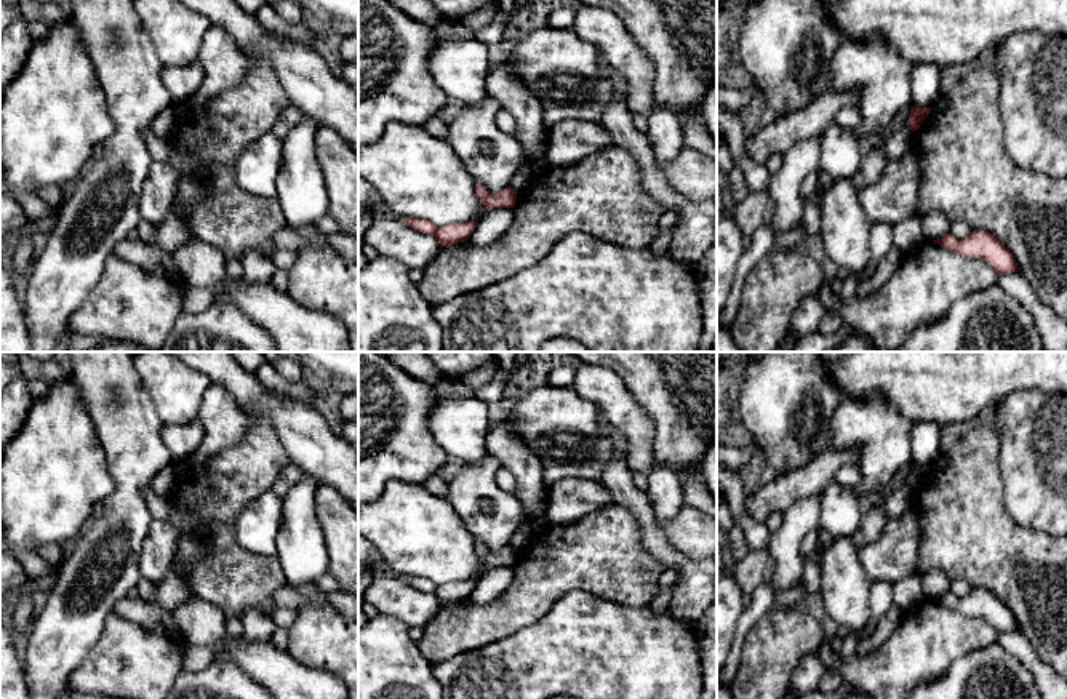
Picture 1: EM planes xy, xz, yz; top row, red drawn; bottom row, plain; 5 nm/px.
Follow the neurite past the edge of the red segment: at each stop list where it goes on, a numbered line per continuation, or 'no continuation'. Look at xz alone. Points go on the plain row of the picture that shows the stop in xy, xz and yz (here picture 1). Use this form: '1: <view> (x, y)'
no continuation

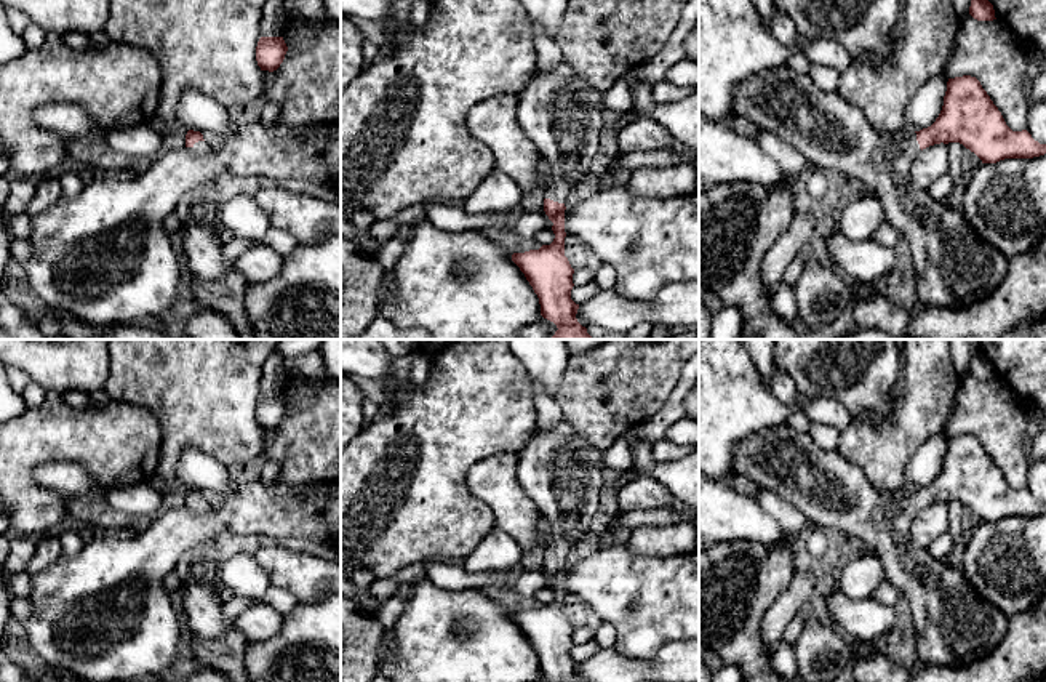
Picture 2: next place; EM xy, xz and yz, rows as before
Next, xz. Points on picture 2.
1: xz (560, 471)

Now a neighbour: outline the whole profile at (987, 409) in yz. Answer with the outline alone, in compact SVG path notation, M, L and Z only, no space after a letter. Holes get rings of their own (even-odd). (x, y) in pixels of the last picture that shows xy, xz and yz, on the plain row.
M969 371L960 379L945 435L976 435L1012 490L1028 483L1025 429L1027 410L1006 381L977 379Z

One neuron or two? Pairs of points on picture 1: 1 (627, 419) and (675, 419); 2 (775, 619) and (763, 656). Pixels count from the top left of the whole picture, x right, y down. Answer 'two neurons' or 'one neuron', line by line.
1: two neurons
2: one neuron

